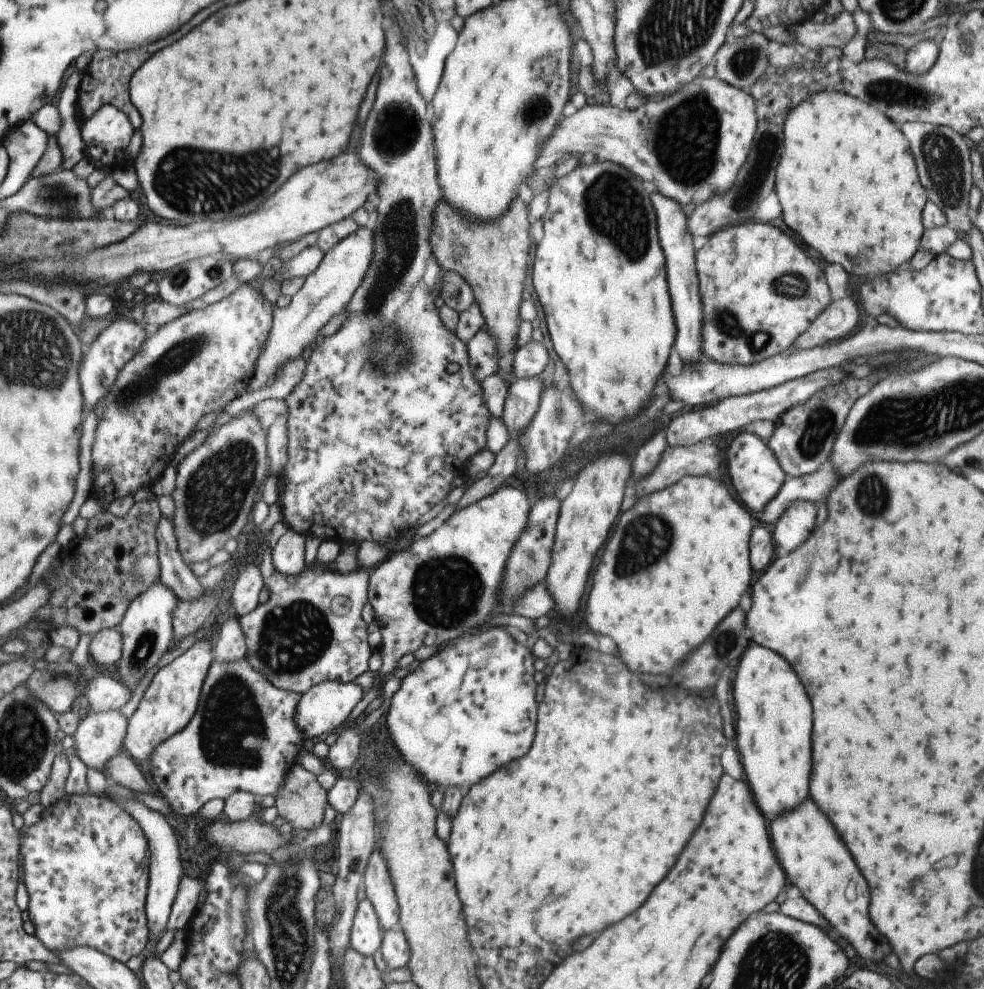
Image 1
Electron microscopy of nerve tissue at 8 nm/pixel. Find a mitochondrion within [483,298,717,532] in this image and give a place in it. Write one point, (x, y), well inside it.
(558, 416)

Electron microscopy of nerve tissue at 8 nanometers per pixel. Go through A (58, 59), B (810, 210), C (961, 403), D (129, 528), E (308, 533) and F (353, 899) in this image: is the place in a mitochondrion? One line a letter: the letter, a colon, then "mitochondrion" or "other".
A: other
B: other
C: mitochondrion
D: other
E: other
F: other

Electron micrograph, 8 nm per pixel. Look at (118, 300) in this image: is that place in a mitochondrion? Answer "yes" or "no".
no

